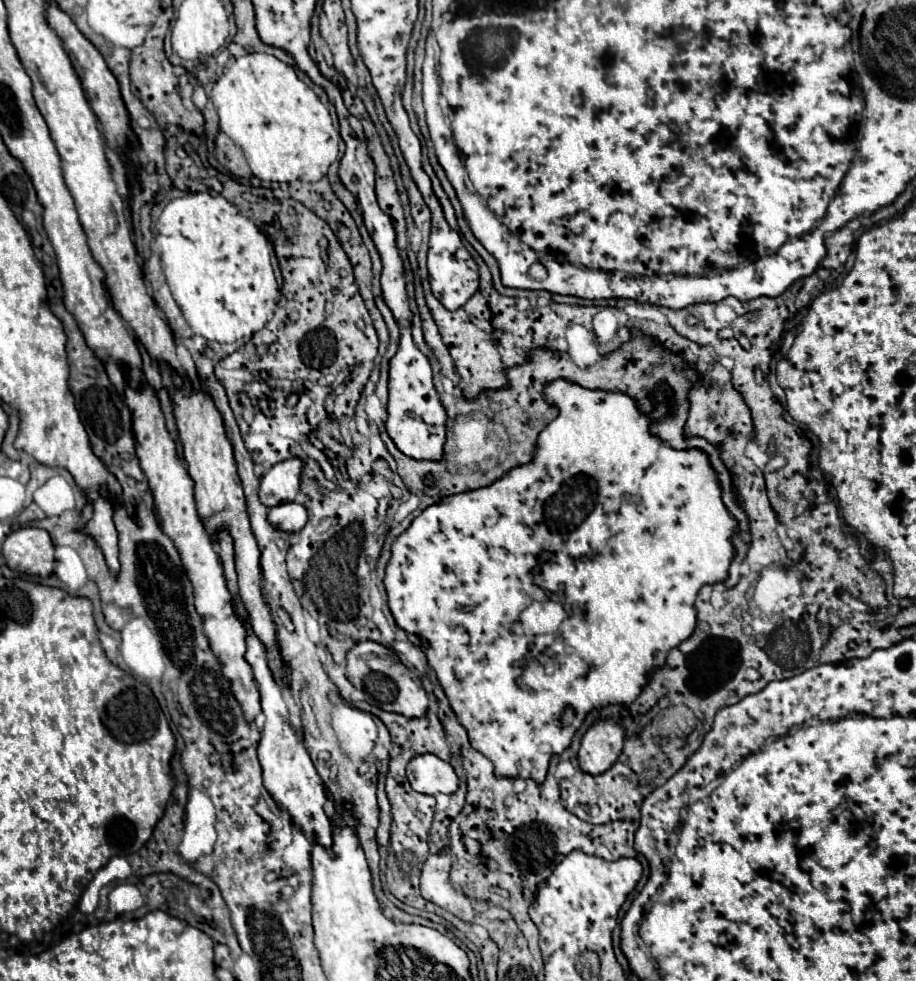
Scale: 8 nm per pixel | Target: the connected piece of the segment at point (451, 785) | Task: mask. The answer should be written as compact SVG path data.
M421 754L407 766L407 778L413 790L429 796L455 794L459 790L459 778L447 762L433 754Z

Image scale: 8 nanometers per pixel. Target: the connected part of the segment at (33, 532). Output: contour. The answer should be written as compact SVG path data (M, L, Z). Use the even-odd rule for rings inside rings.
M25 526L11 532L1 548L9 568L33 576L49 576L55 568L55 546L47 530Z

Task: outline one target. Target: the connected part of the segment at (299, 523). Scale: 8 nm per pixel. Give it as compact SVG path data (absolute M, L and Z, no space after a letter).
M287 502L269 510L269 522L285 532L299 532L307 524L307 510L299 502Z

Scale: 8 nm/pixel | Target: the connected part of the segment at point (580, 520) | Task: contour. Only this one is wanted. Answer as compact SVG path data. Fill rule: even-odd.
M565 380L551 382L549 386L545 386L545 398L549 398L549 402L553 402L559 408L559 416L541 432L535 460L529 462L529 466L519 466L517 470L511 470L509 474L505 474L505 478L501 478L501 482L493 482L493 486L455 494L435 506L425 508L421 516L415 518L411 526L393 542L393 556L385 568L389 610L399 628L403 628L413 636L419 636L429 666L435 670L461 726L465 726L471 746L493 762L497 776L503 778L519 776L519 778L531 778L535 782L543 782L547 774L549 758L553 754L561 754L571 744L571 738L575 730L581 726L585 714L591 708L607 706L613 702L621 702L621 704L633 702L633 698L637 698L637 694L641 692L641 686L645 686L645 674L651 674L653 670L661 668L665 664L667 652L693 634L695 630L693 602L699 588L703 584L715 584L727 578L727 570L733 558L733 546L729 538L737 530L737 522L721 502L721 488L713 468L709 466L709 458L705 458L705 452L701 450L687 450L687 452L673 450L671 446L667 446L665 442L661 442L649 432L649 424L661 418L663 414L667 414L667 404L663 402L663 398L669 394L671 390L667 386L659 386L655 394L657 398L655 410L651 414L641 414L633 398L629 398L627 394L585 390ZM539 588L545 594L549 592L547 596L551 600L559 600L567 612L567 618L563 620L561 628L549 638L525 636L517 620L519 610L527 606L529 598L535 596ZM467 606L473 606L473 610L465 612ZM543 658L549 658L553 662L551 674L545 672ZM519 676L527 686L519 686Z

